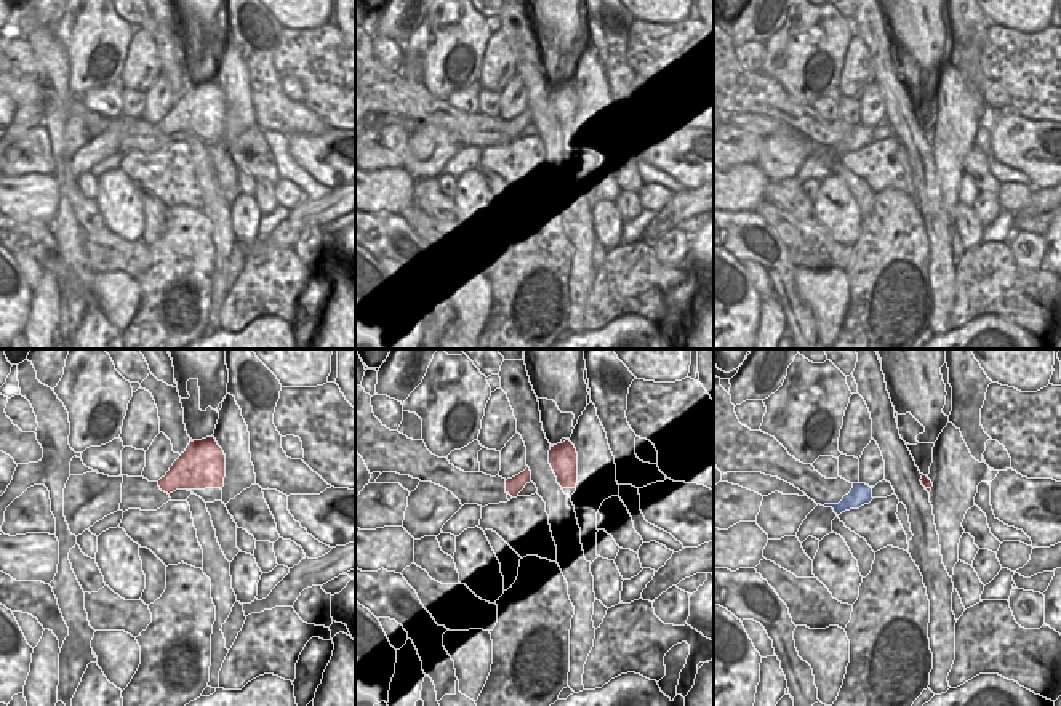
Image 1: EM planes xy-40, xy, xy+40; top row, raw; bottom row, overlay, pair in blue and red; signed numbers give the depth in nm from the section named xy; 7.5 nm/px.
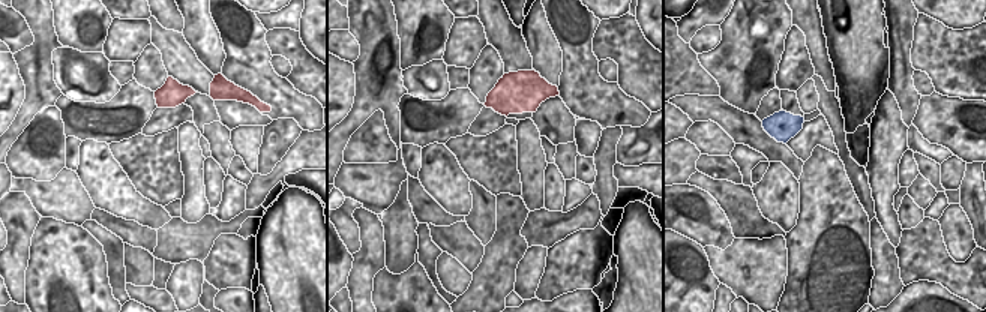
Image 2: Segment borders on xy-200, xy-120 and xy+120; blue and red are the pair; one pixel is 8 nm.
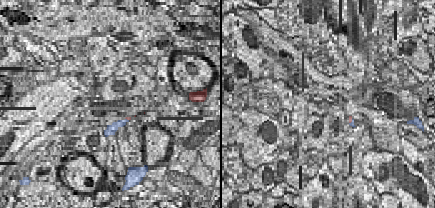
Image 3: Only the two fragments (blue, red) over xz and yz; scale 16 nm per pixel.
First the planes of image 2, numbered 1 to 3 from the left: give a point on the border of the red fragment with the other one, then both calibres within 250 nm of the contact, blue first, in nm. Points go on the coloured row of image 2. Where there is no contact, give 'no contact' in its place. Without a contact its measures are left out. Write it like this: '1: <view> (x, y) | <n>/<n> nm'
1: no contact
2: no contact
3: no contact

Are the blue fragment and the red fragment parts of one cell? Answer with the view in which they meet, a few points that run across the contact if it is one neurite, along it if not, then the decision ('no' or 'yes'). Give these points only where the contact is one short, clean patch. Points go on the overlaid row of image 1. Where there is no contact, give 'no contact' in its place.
contact in xy; line xy (508, 492), (512, 497); no

